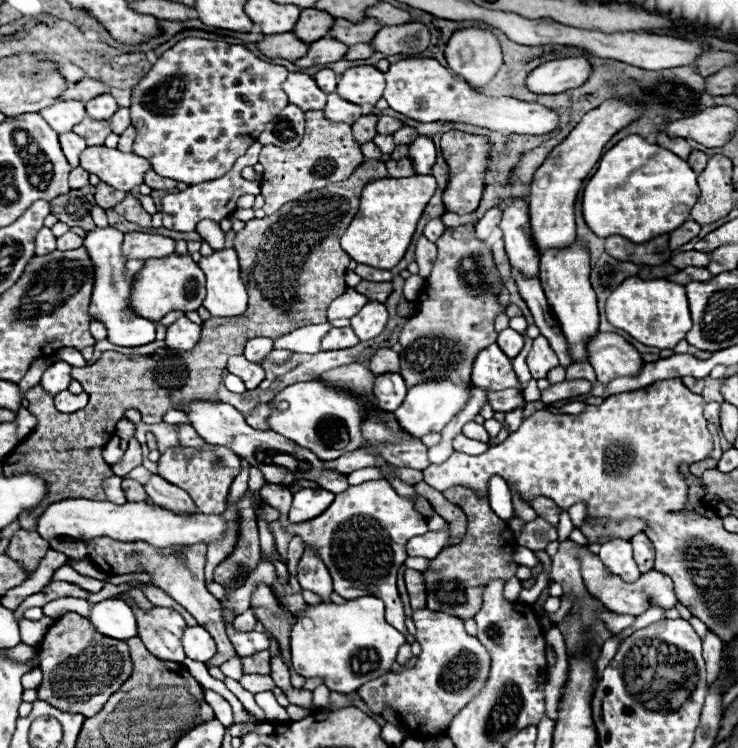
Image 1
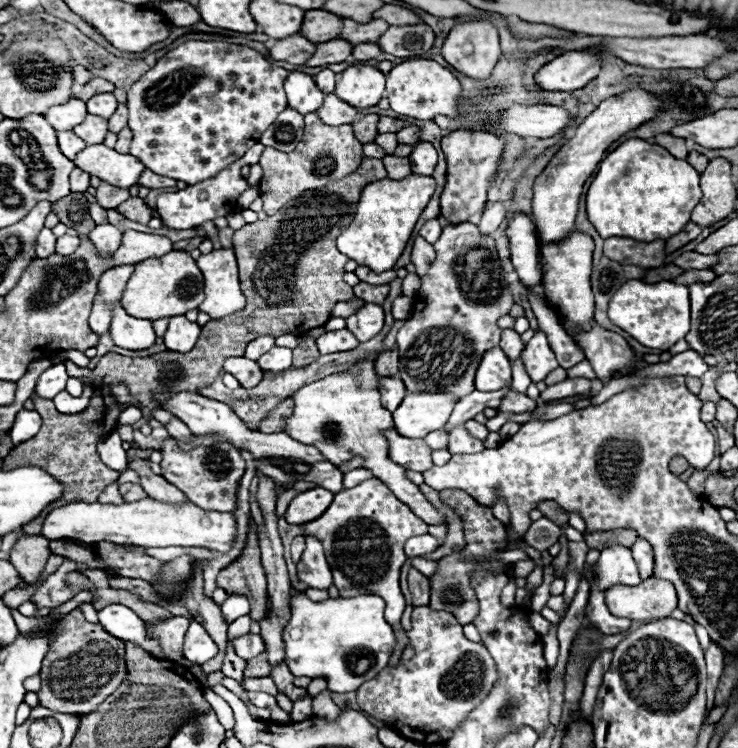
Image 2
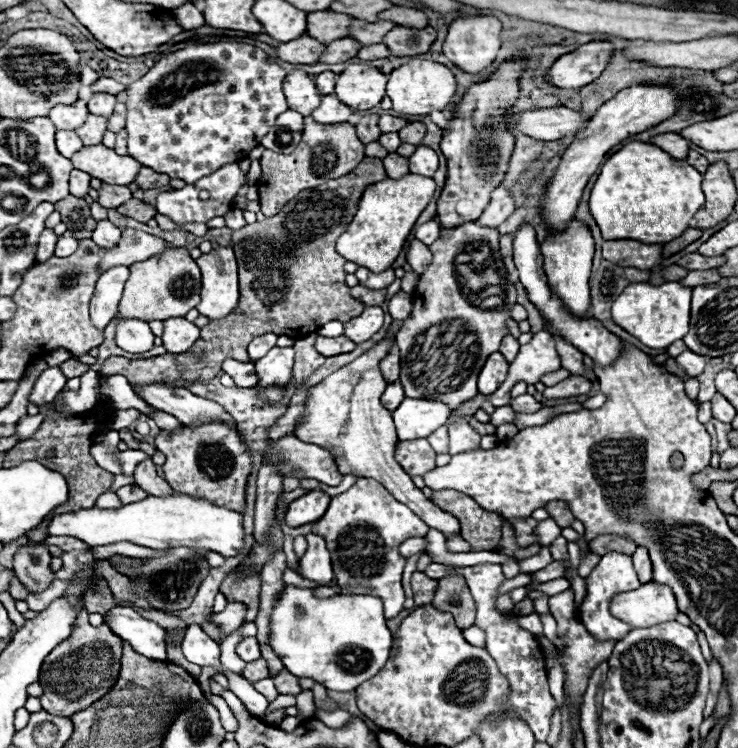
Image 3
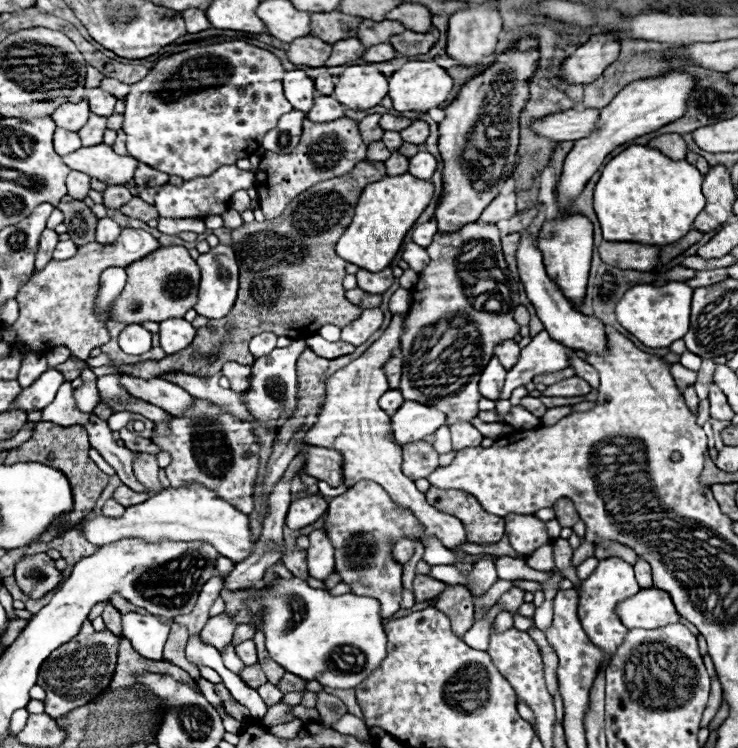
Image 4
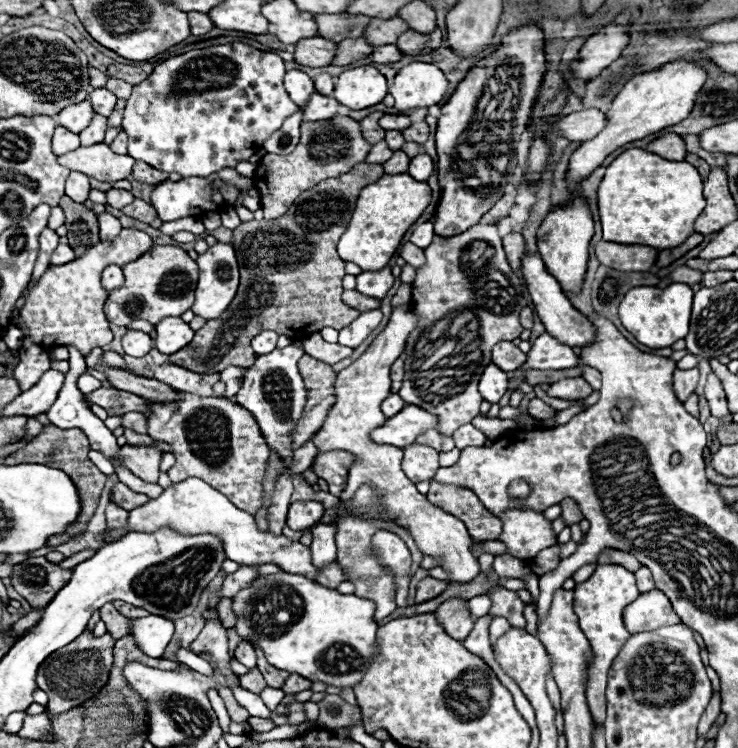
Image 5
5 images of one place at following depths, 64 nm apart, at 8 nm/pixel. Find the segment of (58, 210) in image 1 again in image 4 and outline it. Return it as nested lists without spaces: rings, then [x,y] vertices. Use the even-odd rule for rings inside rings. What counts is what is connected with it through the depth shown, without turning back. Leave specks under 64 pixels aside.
[[[64,196],[58,208],[64,212],[66,216],[64,224],[68,226],[68,234],[78,248],[96,240],[98,218],[92,214],[92,210],[82,200],[72,200],[70,196]]]

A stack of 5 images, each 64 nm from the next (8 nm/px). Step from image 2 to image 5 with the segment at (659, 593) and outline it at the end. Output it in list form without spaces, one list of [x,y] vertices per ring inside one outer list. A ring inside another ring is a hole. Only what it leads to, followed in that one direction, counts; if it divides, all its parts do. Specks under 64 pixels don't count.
[[[650,590],[640,594],[626,610],[624,624],[628,632],[648,632],[668,624],[680,624],[682,620],[672,610],[670,600],[660,590]]]

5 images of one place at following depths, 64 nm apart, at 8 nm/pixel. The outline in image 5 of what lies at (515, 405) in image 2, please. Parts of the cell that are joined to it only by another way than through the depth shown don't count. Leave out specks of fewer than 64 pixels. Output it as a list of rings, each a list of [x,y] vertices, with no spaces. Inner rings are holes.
[[[534,398],[528,404],[528,414],[532,418],[536,418],[536,420],[548,420],[548,418],[552,418],[556,414],[556,410],[550,408],[548,404],[544,404],[540,398]]]

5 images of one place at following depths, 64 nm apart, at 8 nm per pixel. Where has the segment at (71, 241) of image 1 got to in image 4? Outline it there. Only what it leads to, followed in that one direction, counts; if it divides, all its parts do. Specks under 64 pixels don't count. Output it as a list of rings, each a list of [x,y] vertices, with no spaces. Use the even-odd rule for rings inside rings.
[[[72,240],[66,242],[58,242],[56,250],[54,250],[54,260],[68,260],[76,254],[76,246],[72,244]]]

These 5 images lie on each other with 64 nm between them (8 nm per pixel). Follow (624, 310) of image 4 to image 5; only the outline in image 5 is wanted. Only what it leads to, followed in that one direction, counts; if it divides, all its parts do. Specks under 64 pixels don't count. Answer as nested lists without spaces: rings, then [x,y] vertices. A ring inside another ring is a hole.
[[[670,284],[664,290],[654,286],[636,286],[628,290],[628,294],[624,296],[618,308],[618,316],[624,328],[640,344],[648,348],[668,348],[676,340],[682,340],[688,334],[692,296],[694,296],[694,290],[688,284]]]

